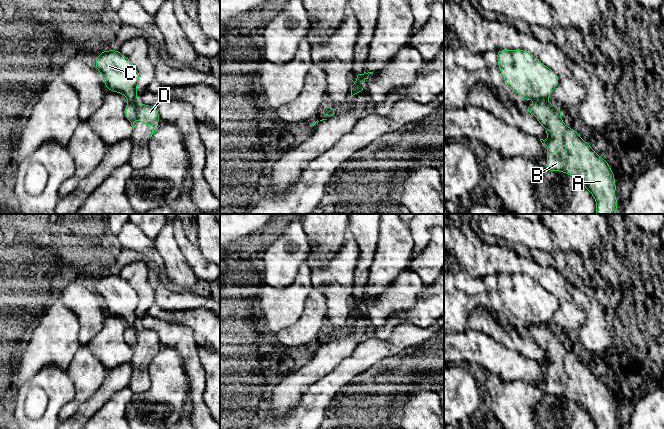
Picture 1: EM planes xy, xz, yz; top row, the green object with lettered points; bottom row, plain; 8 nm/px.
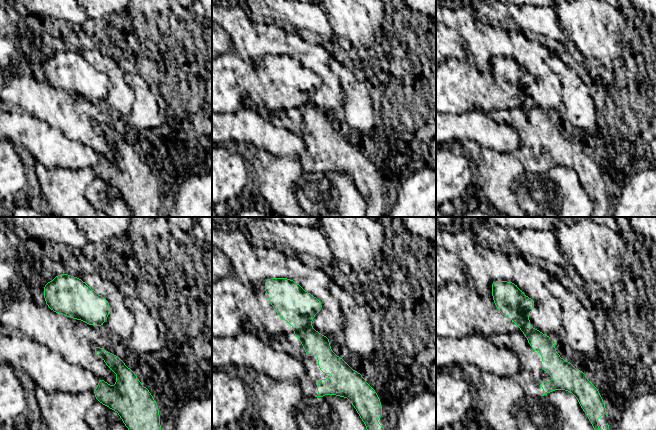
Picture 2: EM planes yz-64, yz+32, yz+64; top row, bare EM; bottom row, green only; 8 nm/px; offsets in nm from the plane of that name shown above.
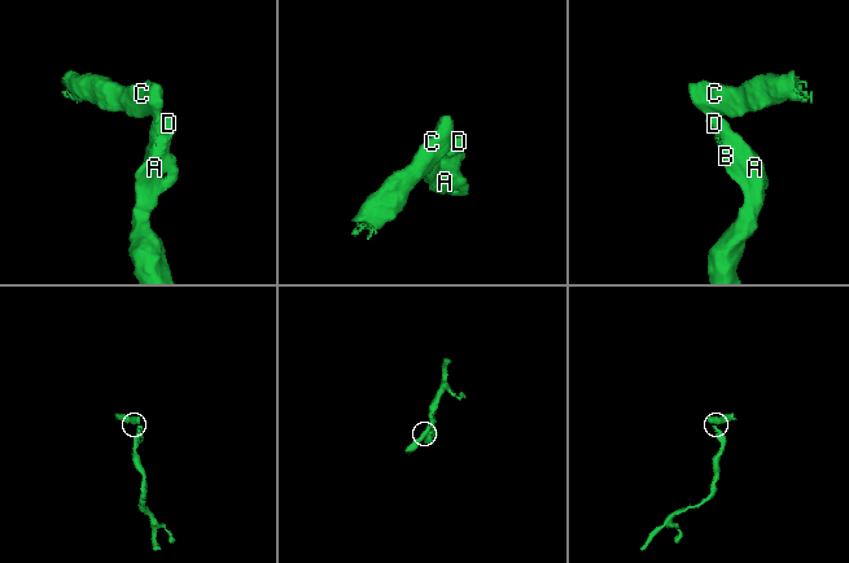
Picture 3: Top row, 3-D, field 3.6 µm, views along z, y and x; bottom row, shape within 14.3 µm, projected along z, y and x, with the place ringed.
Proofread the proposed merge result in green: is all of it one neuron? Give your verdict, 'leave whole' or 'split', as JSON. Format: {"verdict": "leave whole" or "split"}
{"verdict": "split"}

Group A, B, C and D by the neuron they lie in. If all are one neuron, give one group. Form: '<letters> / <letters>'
A B D / C

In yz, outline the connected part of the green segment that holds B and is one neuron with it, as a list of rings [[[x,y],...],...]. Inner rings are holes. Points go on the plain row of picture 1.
[[[542,324],[525,334],[537,342],[549,361],[540,363],[543,369],[547,369],[545,395],[559,395],[577,402],[592,418],[596,429],[618,429],[613,395],[578,356],[564,348],[561,333]],[[563,367],[566,368],[565,376],[553,375]]]

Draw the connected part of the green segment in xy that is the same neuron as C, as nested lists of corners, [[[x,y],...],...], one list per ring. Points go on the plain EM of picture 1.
[[[119,274],[100,276],[95,284],[95,292],[102,298],[107,314],[121,317],[128,325],[137,324],[139,297]]]

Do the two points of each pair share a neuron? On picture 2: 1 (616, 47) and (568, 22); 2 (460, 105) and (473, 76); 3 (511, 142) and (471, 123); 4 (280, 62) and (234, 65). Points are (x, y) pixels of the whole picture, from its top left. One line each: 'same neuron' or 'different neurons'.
1: same neuron
2: same neuron
3: same neuron
4: same neuron

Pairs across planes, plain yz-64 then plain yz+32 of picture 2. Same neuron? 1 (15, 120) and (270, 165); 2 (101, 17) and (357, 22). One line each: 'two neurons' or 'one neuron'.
1: two neurons
2: one neuron

